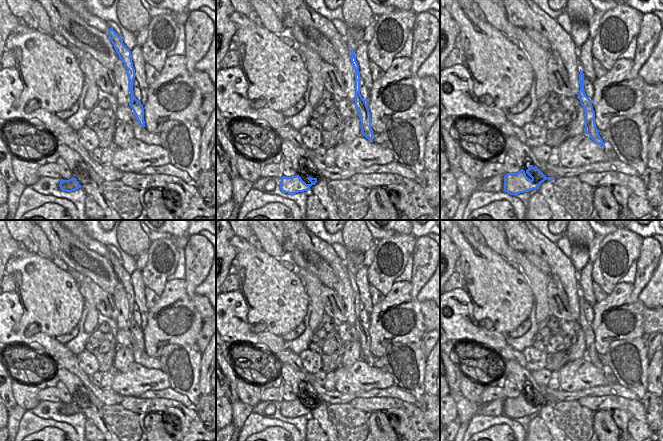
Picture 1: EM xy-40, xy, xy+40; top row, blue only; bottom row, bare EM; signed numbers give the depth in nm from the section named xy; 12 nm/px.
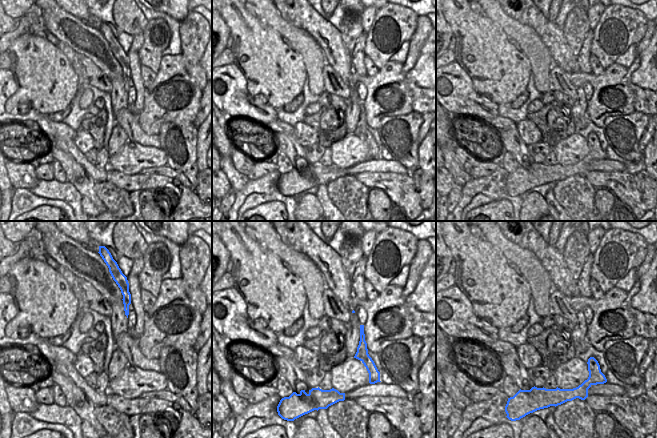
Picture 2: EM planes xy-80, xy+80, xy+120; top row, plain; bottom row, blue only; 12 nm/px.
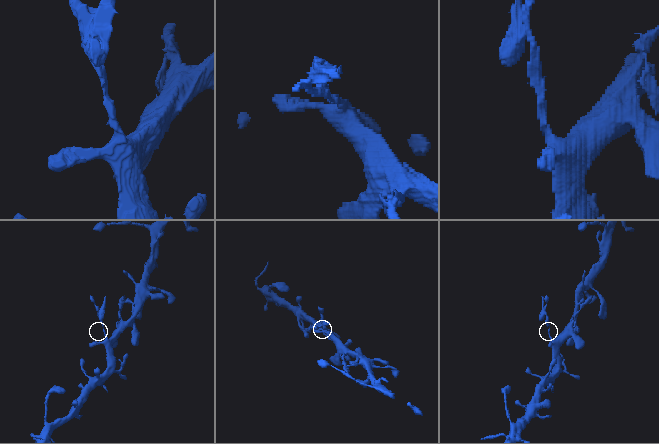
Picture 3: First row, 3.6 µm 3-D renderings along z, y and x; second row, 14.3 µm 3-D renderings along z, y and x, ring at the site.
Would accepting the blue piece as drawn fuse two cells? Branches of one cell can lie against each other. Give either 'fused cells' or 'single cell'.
fused cells

